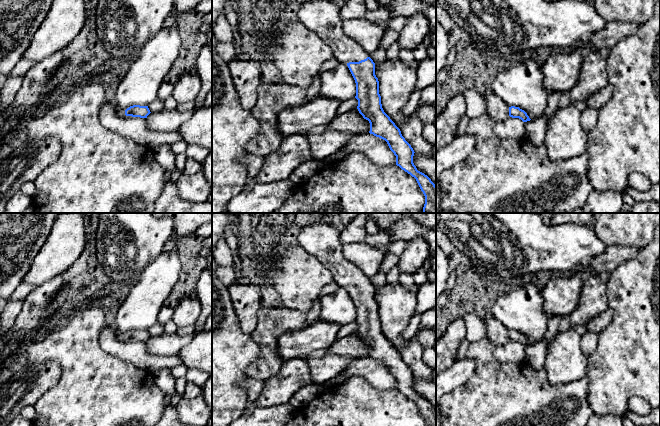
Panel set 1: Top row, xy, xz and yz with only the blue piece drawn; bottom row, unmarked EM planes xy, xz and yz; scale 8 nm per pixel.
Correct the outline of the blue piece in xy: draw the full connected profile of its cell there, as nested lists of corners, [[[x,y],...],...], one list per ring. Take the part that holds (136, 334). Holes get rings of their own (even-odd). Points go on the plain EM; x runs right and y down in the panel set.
[[[133,329],[122,334],[115,334],[121,341],[140,341],[147,342],[151,337],[148,330]]]

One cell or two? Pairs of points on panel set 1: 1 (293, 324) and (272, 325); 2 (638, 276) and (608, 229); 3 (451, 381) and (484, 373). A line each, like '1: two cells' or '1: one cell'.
1: one cell
2: two cells
3: two cells

